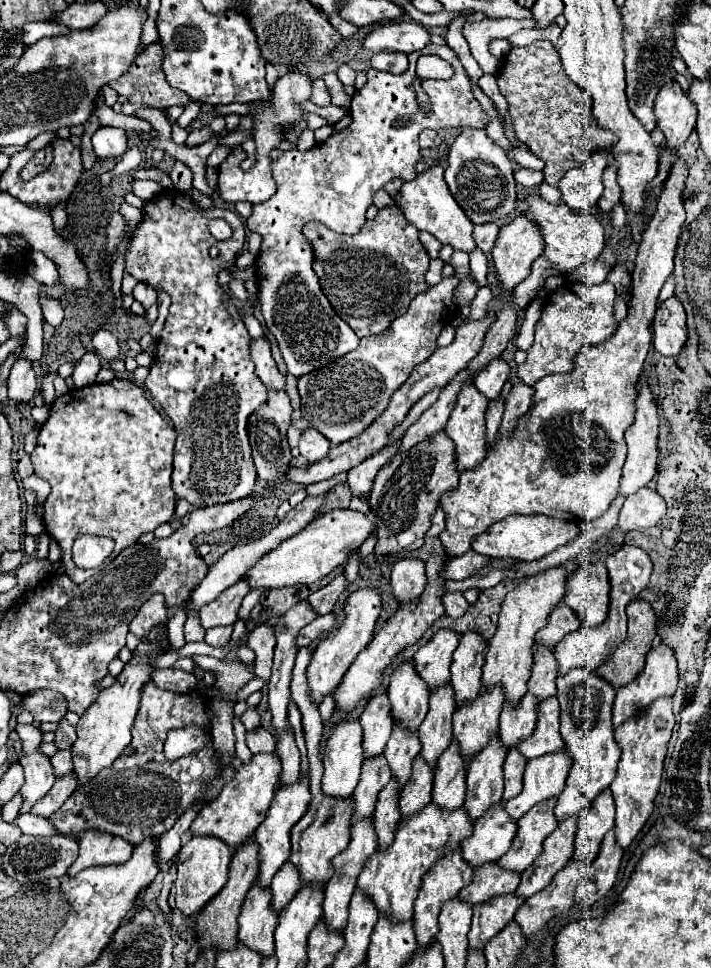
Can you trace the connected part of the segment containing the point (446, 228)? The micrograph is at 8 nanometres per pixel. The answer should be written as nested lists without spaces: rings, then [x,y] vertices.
[[[432,166],[426,172],[418,174],[414,180],[404,182],[398,194],[394,196],[394,204],[398,204],[398,208],[404,212],[410,224],[414,224],[418,230],[426,230],[440,244],[448,244],[454,250],[462,250],[462,252],[476,250],[476,242],[472,238],[474,224],[466,218],[458,202],[448,192],[448,186],[444,182],[444,166]]]

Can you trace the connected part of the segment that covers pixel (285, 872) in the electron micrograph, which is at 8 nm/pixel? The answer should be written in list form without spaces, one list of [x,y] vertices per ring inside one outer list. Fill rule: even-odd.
[[[290,862],[282,864],[282,868],[278,870],[278,874],[274,874],[270,890],[274,894],[272,904],[276,912],[282,912],[284,906],[294,898],[294,894],[302,888],[302,878],[298,878],[298,870],[294,870],[294,866],[290,866]]]

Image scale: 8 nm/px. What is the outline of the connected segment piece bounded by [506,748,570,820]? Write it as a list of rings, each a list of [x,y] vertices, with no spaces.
[[[566,748],[562,752],[528,760],[524,772],[524,790],[506,802],[506,812],[514,820],[518,820],[534,804],[558,796],[564,790],[568,770],[570,770],[570,754],[566,754]]]

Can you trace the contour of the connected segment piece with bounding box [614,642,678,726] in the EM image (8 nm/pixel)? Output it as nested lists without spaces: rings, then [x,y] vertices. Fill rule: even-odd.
[[[666,644],[652,646],[650,652],[646,654],[646,664],[642,672],[636,676],[634,682],[616,688],[616,698],[614,698],[614,726],[620,726],[624,720],[632,718],[636,712],[646,708],[652,700],[660,696],[672,696],[678,686],[678,666],[676,666],[676,656],[674,650]]]

